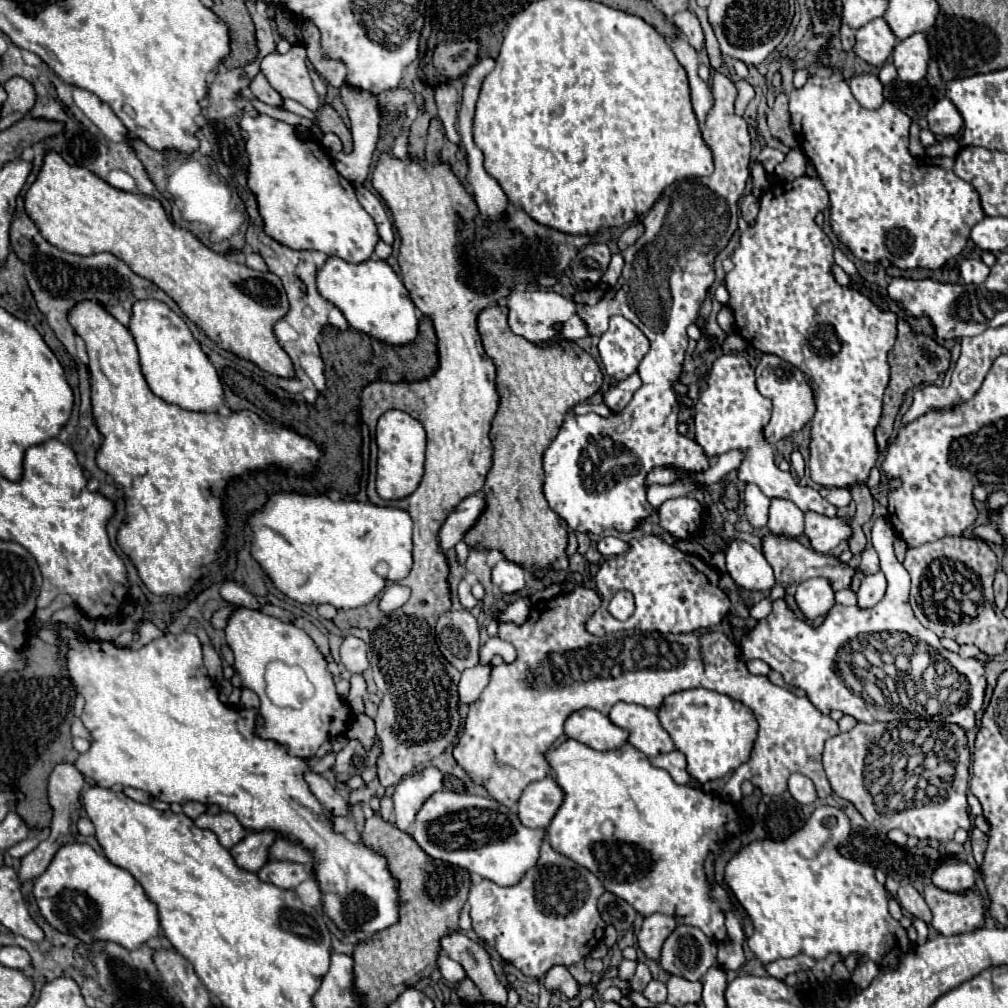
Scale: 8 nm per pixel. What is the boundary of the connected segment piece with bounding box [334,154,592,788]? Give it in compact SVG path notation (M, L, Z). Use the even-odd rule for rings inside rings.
M382 154L380 160L378 160L378 164L376 164L376 168L374 168L372 184L374 184L376 192L382 196L382 200L386 202L386 206L388 206L390 212L392 212L394 224L396 224L398 234L400 234L400 238L402 238L400 254L398 254L398 262L400 262L400 270L402 270L402 282L404 282L404 286L408 288L410 298L414 300L416 308L418 308L420 312L424 312L424 316L428 316L428 318L432 320L434 330L436 330L436 336L438 336L438 358L440 358L440 368L438 368L430 378L420 380L420 382L410 382L410 384L408 384L408 382L390 384L390 382L380 382L380 380L378 380L378 382L368 384L368 386L364 388L364 392L362 392L362 398L360 398L362 420L370 426L370 432L376 430L376 422L378 422L378 418L380 418L384 412L396 408L396 410L402 410L402 412L408 412L410 416L414 416L414 418L424 426L424 430L426 430L426 434L428 434L426 472L424 472L424 478L422 478L418 490L416 490L412 496L408 496L406 500L388 500L388 502L384 502L384 500L380 500L378 494L374 492L374 486L368 484L368 496L370 496L370 502L372 502L372 504L378 504L378 506L380 506L380 504L388 504L388 506L394 506L394 508L402 508L402 510L410 512L410 516L412 516L412 520L414 520L414 566L412 566L410 574L402 580L402 584L412 590L410 600L408 600L400 610L396 610L396 612L392 612L392 614L380 612L378 600L374 600L374 602L370 602L368 606L360 606L360 608L354 608L354 610L338 610L338 614L336 614L336 618L334 618L334 624L336 624L340 630L348 630L348 628L354 628L354 626L356 626L356 628L368 628L368 630L370 630L370 636L372 636L372 642L370 642L370 666L372 666L372 670L374 670L376 686L378 686L378 690L382 692L382 702L380 702L378 716L376 716L376 736L378 736L380 742L382 742L382 760L378 760L378 776L380 776L380 784L388 788L388 786L392 786L392 784L398 784L398 782L402 780L402 776L410 774L416 766L426 764L426 762L430 762L432 758L440 756L440 754L458 738L460 728L462 728L462 724L460 724L460 700L458 700L458 680L460 680L460 672L458 672L458 670L442 656L442 652L438 650L438 644L436 644L436 640L434 640L434 626L436 626L438 618L452 608L450 586L448 586L450 566L448 566L446 554L440 550L438 530L442 528L444 520L446 520L448 514L458 506L460 500L464 500L464 498L468 498L468 496L472 496L472 494L476 494L476 492L482 490L484 478L486 478L486 474L488 474L488 470L490 470L490 466L492 466L490 426L492 426L492 418L494 418L494 414L496 414L496 410L498 410L498 400L500 400L500 398L498 398L498 392L496 392L496 368L494 368L490 356L488 356L488 354L484 352L484 348L482 348L482 342L480 342L480 336L478 336L478 330L476 330L476 316L478 316L484 308L494 306L498 300L502 300L502 298L510 292L510 288L514 288L518 282L522 282L522 284L554 286L554 284L560 280L560 276L562 276L562 268L564 268L566 264L570 264L570 260L576 256L576 252L580 250L580 246L592 242L592 236L570 236L570 234L552 230L552 228L542 226L542 224L538 224L536 220L532 220L532 218L530 218L524 210L520 210L520 208L510 208L510 212L508 212L508 216L506 216L506 222L498 222L498 224L484 222L484 218L480 216L480 212L476 210L476 202L474 202L472 194L460 184L460 180L454 176L454 172L450 170L450 166L448 166L448 164L442 164L442 162L430 166L430 168L424 168L424 164L422 164L420 160L416 160L416 158L398 160L398 158L390 156L390 154Z

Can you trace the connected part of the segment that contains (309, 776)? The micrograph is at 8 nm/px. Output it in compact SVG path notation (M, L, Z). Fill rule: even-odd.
M306 772L306 774L304 774L304 780L308 782L310 792L318 798L318 802L320 802L332 816L346 816L346 814L350 814L350 810L348 810L348 800L342 798L324 776Z

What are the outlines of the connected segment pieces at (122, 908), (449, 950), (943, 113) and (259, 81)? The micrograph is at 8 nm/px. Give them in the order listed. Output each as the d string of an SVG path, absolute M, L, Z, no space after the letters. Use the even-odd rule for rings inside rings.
M88 844L62 846L46 872L34 880L34 896L40 914L54 930L72 934L86 944L110 940L136 950L160 928L156 904L148 900L136 878Z
M454 932L446 938L442 938L442 950L452 960L462 964L468 978L480 988L486 1004L502 1004L502 1006L506 1004L508 992L500 984L500 980L492 968L492 960L488 966L488 950L480 942L470 940L462 932Z
M942 98L938 100L930 110L928 110L928 126L934 134L940 134L940 136L954 136L960 132L964 120L960 116L960 112L956 110L956 106L948 100L948 98Z
M258 74L258 76L252 80L250 90L252 90L252 94L254 94L260 102L264 102L264 104L270 104L270 106L276 106L276 108L282 108L282 104L284 104L282 96L268 84L268 80L266 80L262 74Z

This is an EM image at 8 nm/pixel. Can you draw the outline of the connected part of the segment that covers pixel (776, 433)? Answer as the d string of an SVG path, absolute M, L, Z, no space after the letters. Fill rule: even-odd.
M764 354L760 364L756 366L756 384L760 394L768 396L772 400L772 420L766 426L766 434L770 434L770 442L778 442L782 438L788 438L792 432L802 430L814 416L814 396L812 390L804 378L804 374L792 366L790 362L784 362L782 358L774 354Z

